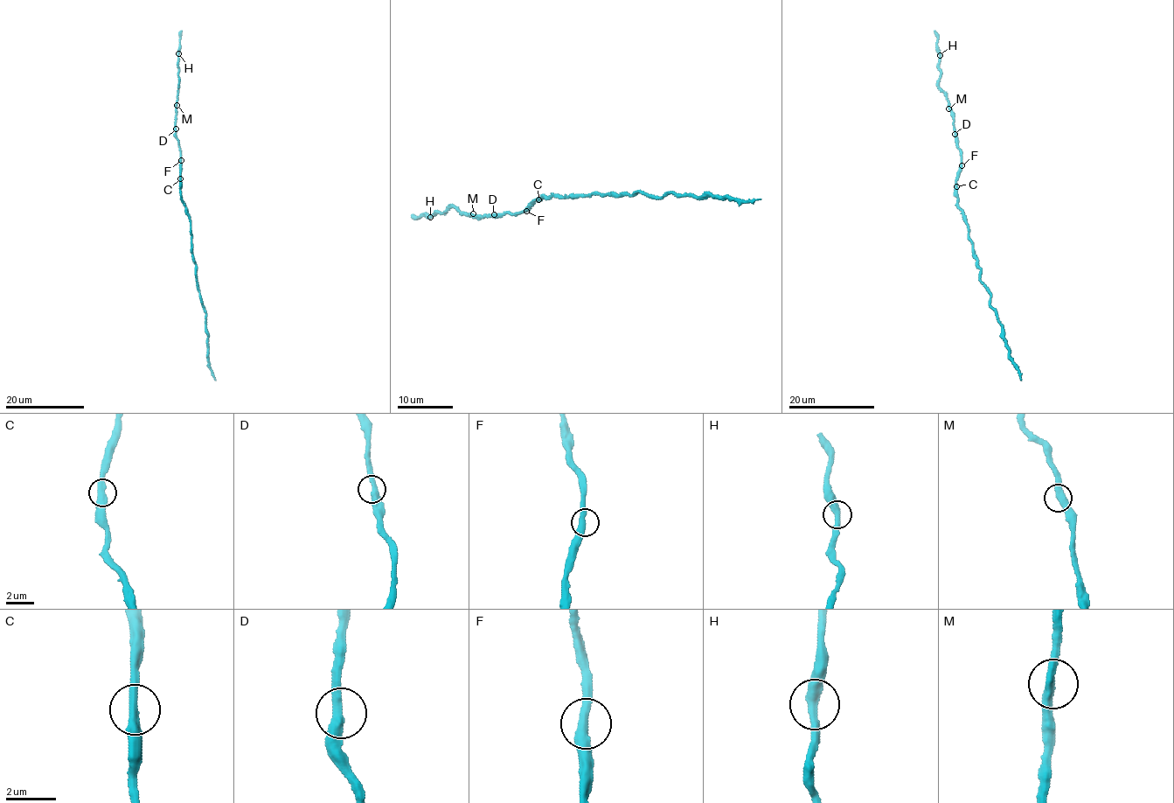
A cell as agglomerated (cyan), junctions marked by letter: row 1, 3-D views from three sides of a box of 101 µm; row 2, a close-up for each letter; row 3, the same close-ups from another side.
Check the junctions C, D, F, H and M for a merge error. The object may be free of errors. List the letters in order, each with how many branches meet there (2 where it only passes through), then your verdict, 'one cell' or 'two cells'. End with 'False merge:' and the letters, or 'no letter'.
C: 2 branches meet; one cell
D: 2 branches meet; one cell
F: 2 branches meet; one cell
H: 2 branches meet; one cell
M: 2 branches meet; one cell
False merge: no letter

